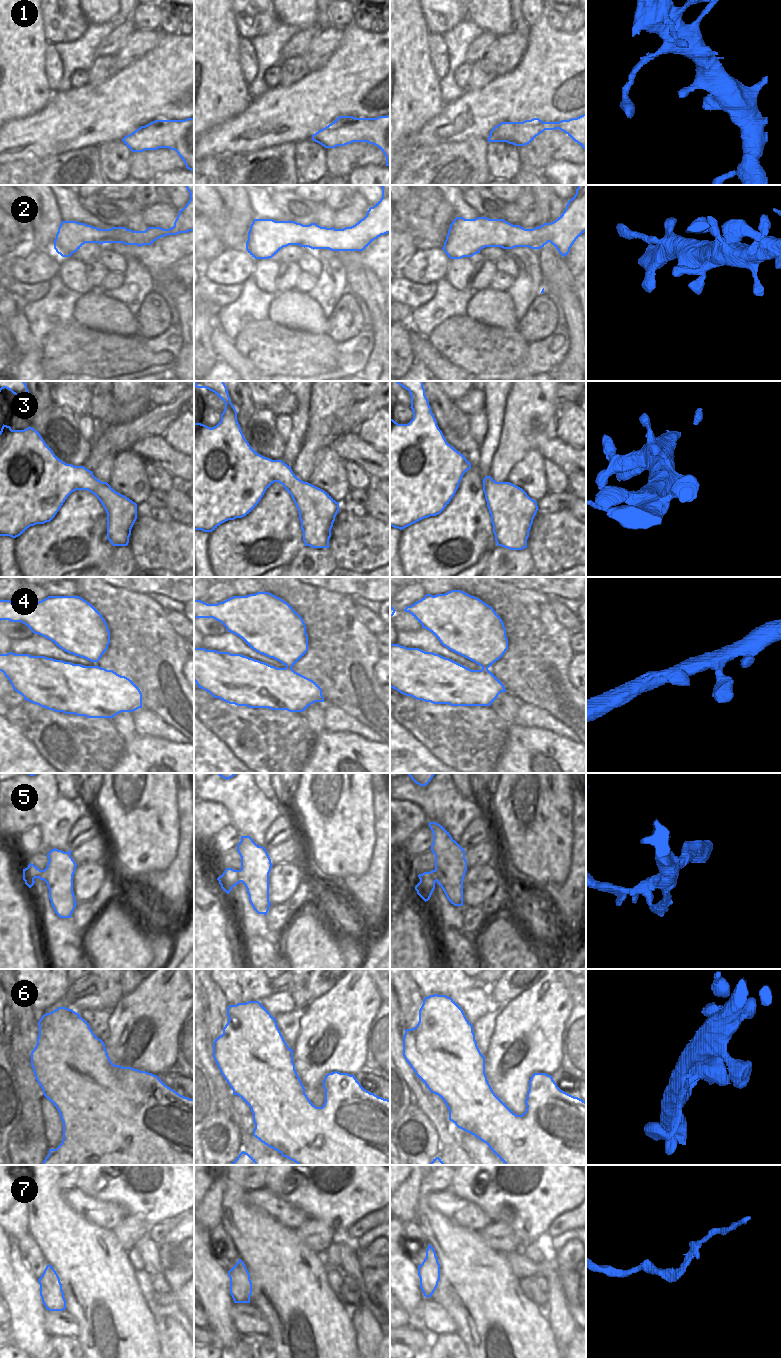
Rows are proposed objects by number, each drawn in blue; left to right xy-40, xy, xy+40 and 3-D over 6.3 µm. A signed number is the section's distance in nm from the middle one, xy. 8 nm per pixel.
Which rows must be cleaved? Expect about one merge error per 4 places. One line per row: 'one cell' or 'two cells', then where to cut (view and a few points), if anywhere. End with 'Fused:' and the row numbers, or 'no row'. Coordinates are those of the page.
1: one cell; no cut
2: one cell; no cut
3: one cell; no cut
4: one cell; no cut
5: two cells; cut in xy along (238, 870), (241, 881)
6: one cell; no cut
7: one cell; no cut
Fused: 5

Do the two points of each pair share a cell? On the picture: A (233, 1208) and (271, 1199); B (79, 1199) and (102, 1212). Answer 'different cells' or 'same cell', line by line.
A: different cells
B: same cell

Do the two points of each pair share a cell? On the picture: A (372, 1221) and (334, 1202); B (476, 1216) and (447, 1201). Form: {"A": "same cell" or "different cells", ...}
{"A": "different cells", "B": "same cell"}

